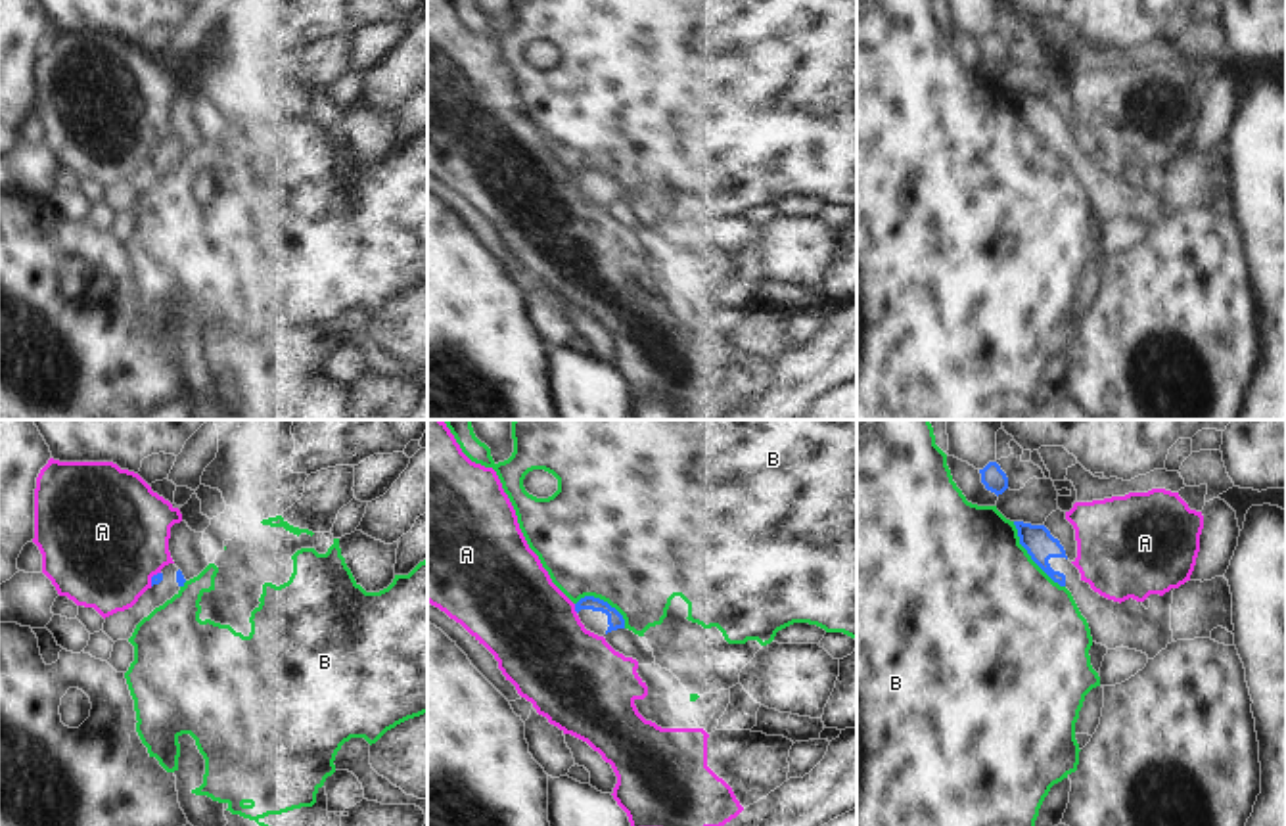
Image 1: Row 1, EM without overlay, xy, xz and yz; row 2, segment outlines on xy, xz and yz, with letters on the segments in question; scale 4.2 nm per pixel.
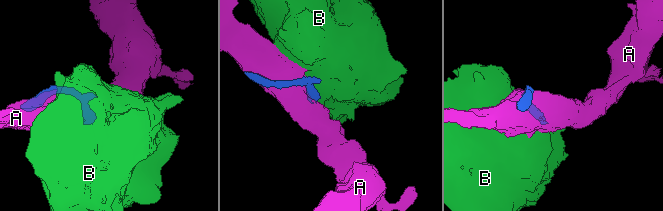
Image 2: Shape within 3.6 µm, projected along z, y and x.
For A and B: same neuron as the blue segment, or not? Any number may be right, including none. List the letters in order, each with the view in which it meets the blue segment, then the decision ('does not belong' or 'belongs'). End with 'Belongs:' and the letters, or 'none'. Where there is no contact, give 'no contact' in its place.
A: xz | does not belong
B: yz | does not belong
Belongs: none

